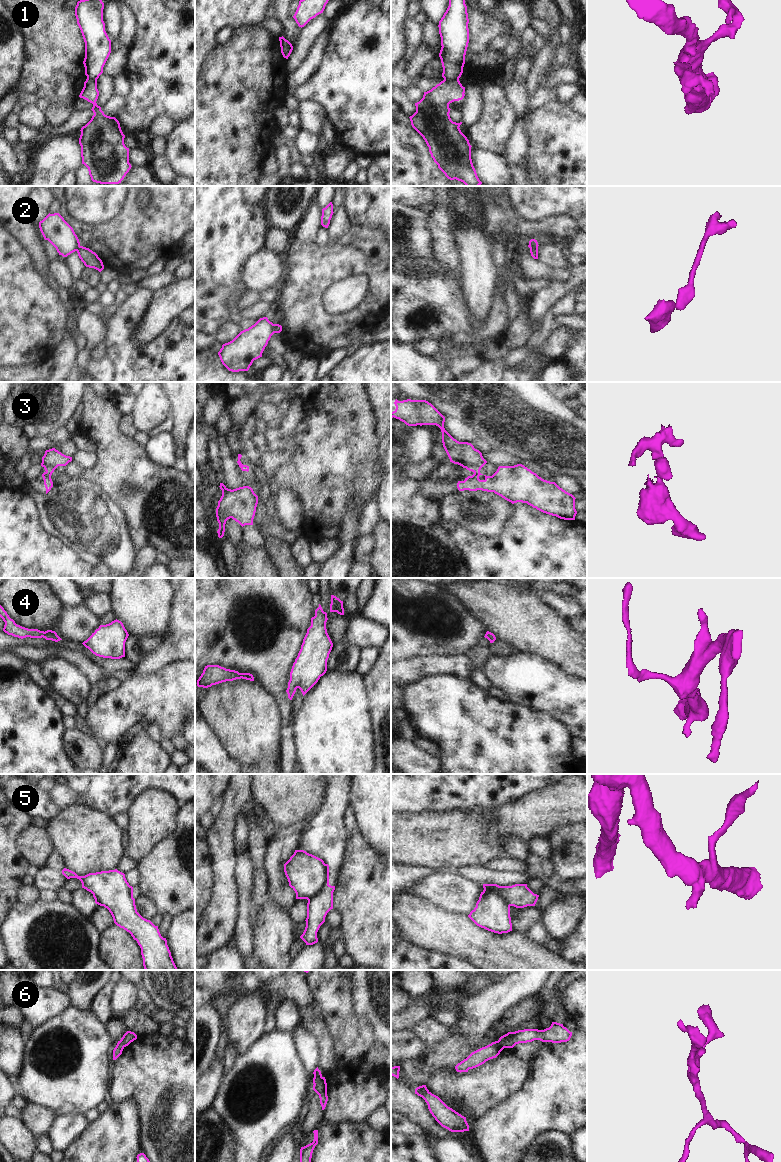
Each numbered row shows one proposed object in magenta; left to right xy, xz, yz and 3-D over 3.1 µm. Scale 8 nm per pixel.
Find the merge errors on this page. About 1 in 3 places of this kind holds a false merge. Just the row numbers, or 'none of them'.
1, 2, 3, 5

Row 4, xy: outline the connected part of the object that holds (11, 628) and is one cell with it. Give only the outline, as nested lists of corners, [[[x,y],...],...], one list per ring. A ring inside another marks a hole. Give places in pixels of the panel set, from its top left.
[[[0,605],[0,617],[5,622],[3,631],[7,633],[8,635],[12,635],[14,637],[18,638],[45,638],[46,640],[52,640],[55,642],[58,642],[62,640],[55,631],[47,630],[47,631],[40,631],[38,629],[28,629],[25,627],[22,627],[20,625],[17,625],[13,619],[9,617],[7,612],[4,610],[4,608]]]

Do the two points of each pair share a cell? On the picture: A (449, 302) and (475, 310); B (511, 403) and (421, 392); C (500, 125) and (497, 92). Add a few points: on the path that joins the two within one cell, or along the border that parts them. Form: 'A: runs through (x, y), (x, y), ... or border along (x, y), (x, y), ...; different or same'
A: border along (460, 286), (469, 314), (470, 327), (473, 330); different
B: runs through (489, 392), (443, 392); same
C: runs through (503, 117), (498, 100); same

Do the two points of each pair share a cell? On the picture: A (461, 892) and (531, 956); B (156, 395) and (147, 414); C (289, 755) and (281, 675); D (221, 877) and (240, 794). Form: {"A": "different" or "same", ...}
{"A": "different", "B": "same", "C": "same", "D": "same"}

